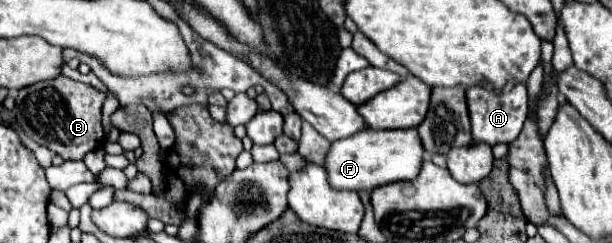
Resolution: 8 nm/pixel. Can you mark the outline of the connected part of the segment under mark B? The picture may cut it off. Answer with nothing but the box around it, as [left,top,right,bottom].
[16,76,106,160]

